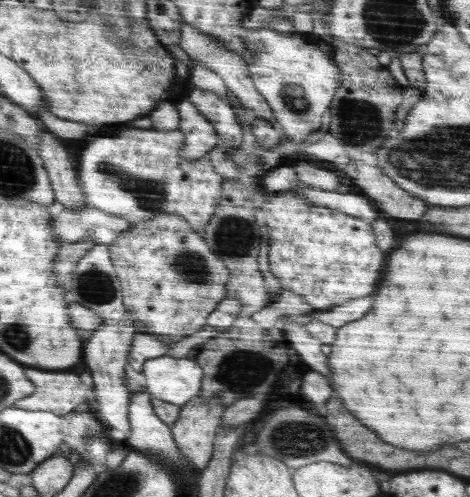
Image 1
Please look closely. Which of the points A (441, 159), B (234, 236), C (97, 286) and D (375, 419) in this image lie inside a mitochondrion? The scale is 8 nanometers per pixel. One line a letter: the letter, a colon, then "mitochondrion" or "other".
A: mitochondrion
B: mitochondrion
C: mitochondrion
D: other

